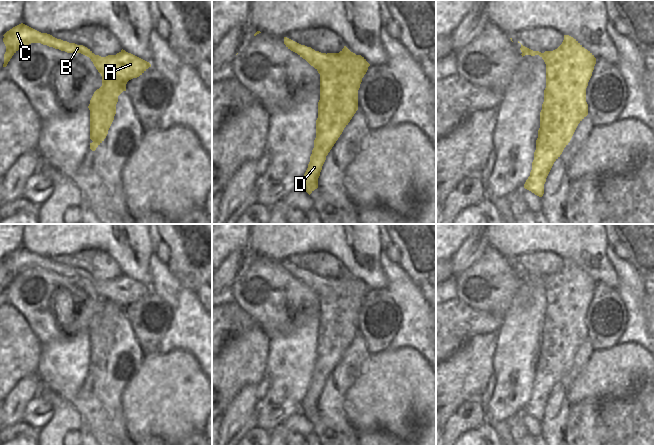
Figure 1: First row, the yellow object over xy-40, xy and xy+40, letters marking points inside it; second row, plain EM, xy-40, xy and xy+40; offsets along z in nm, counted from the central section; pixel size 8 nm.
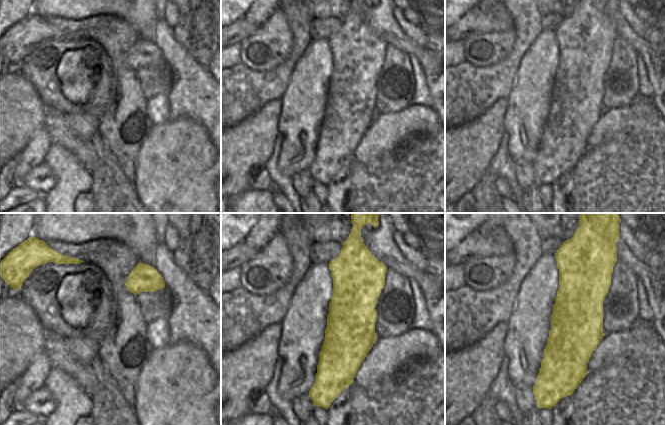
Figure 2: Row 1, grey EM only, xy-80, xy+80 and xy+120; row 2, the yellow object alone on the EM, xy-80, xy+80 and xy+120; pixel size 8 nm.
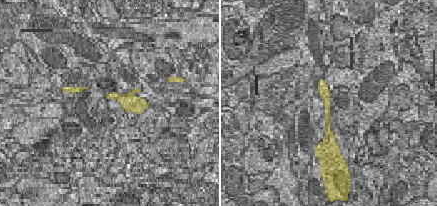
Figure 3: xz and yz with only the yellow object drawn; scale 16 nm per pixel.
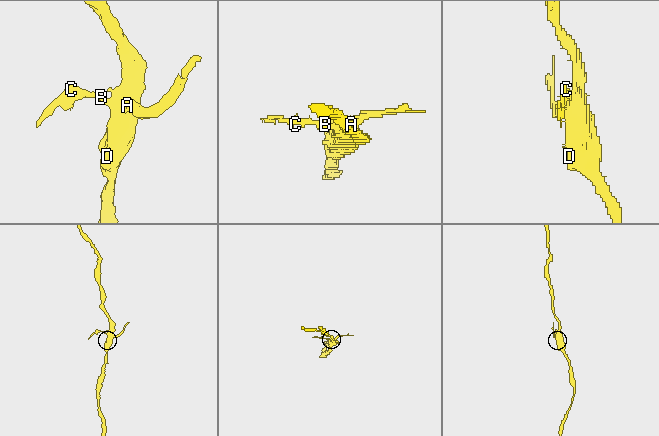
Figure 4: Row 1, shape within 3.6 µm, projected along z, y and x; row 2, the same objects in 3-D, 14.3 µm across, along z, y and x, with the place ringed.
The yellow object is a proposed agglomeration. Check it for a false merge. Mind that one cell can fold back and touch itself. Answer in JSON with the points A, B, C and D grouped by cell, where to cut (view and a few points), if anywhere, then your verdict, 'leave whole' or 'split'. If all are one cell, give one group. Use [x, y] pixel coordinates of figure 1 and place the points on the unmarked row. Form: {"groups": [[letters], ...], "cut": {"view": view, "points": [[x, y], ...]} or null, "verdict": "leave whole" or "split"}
{"groups": [["A", "B", "C"], ["D"]], "cut": {"view": "xy", "points": [[353, 279], [336, 294], [328, 297], [319, 297]]}, "verdict": "split"}

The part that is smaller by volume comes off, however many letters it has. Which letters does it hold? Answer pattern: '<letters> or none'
A, B, C.

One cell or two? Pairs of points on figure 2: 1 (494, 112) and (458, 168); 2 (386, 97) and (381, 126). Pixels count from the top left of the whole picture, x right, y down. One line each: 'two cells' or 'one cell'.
1: one cell
2: two cells

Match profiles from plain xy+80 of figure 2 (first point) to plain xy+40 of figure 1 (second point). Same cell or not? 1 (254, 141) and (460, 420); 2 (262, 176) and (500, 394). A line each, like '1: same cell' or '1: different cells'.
1: different cells
2: different cells

